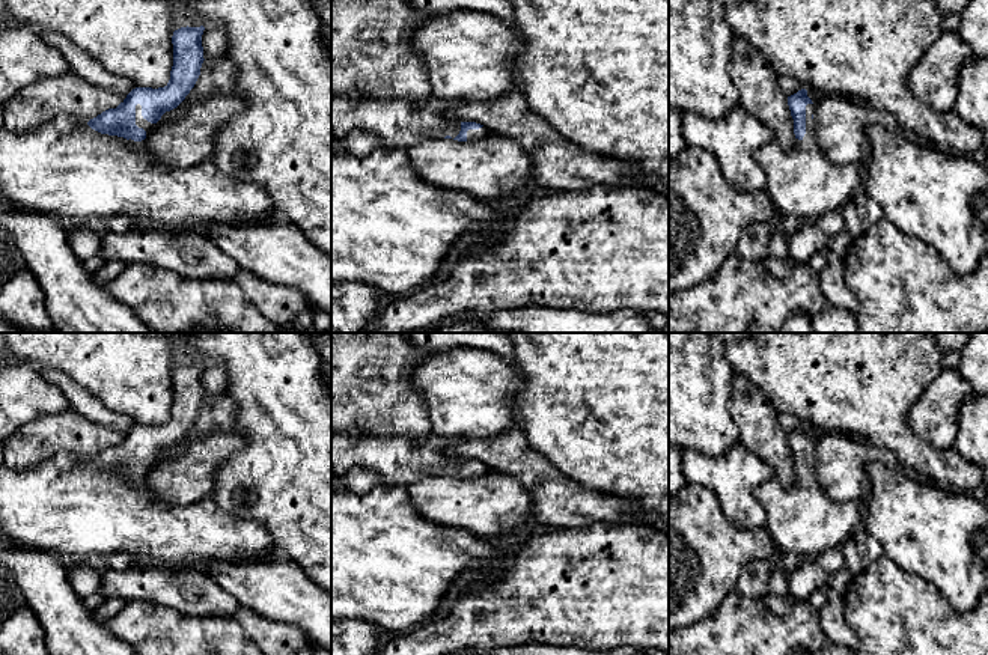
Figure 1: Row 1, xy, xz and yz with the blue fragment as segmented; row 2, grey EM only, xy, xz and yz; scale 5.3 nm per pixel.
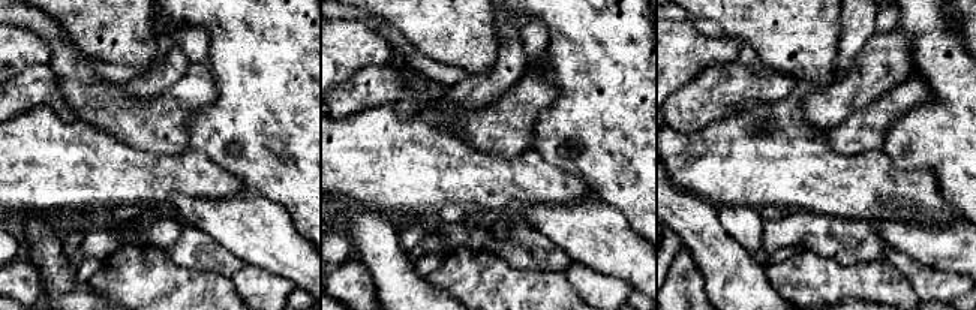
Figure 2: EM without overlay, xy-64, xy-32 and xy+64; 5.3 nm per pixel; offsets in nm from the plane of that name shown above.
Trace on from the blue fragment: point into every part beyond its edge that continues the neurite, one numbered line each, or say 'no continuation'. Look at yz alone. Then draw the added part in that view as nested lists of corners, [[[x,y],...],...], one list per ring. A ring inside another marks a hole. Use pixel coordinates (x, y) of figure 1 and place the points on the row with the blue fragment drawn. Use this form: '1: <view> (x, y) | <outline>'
1: yz (803, 182) | [[[815,104],[806,105],[806,134],[801,140],[795,139],[792,149],[785,151],[776,142],[771,142],[755,152],[755,161],[767,178],[767,193],[773,200],[776,211],[780,217],[795,217],[803,223],[813,223],[827,212],[840,211],[849,203],[857,188],[863,185],[866,178],[864,164],[833,164],[821,151],[815,139],[815,122],[812,119]]]

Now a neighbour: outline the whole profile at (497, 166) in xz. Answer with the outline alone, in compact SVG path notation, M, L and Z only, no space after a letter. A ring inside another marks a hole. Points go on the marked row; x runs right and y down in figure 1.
M491 133L479 142L422 140L405 152L423 182L435 188L462 191L477 200L520 194L533 182L532 160L515 140L502 134Z

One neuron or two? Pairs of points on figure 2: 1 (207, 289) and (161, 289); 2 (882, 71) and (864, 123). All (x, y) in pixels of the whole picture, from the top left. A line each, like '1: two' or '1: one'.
1: one
2: two

